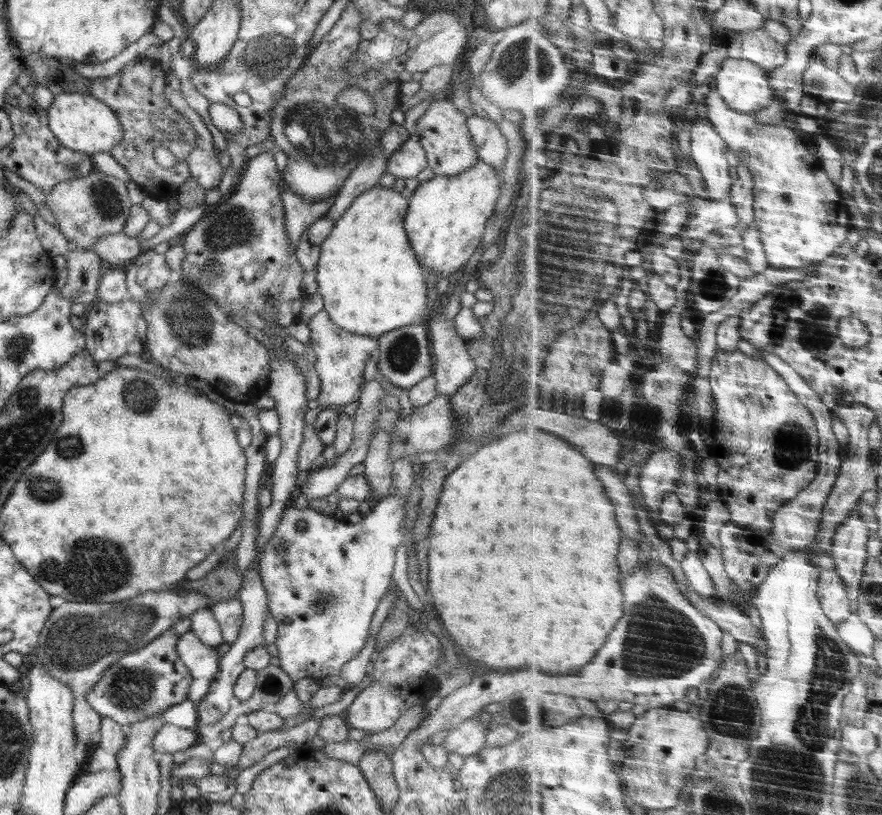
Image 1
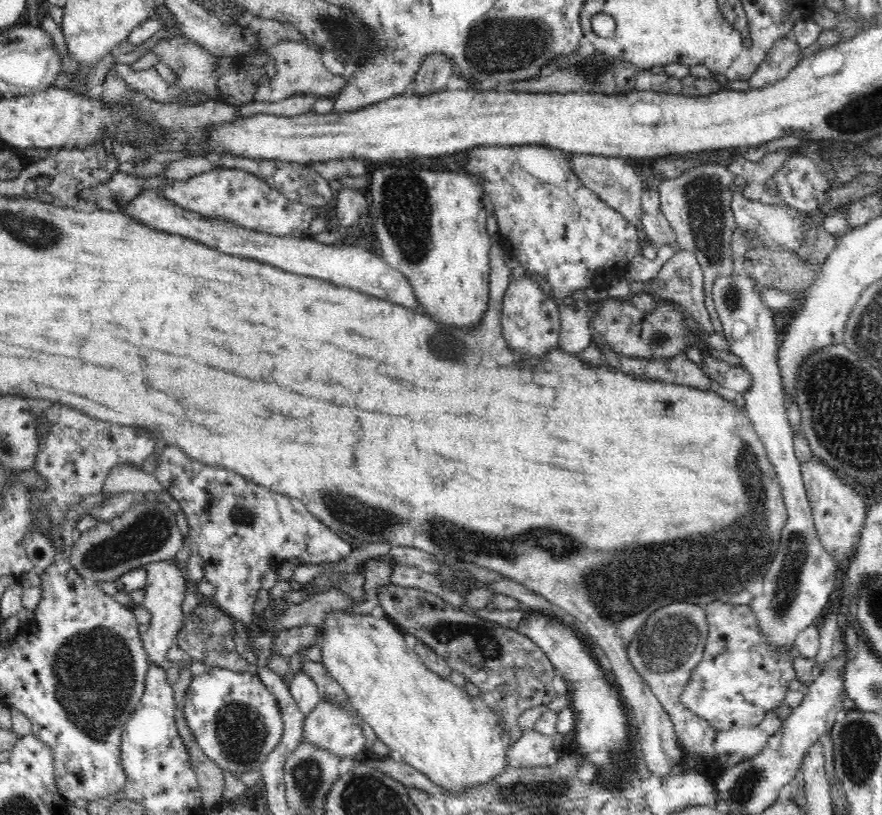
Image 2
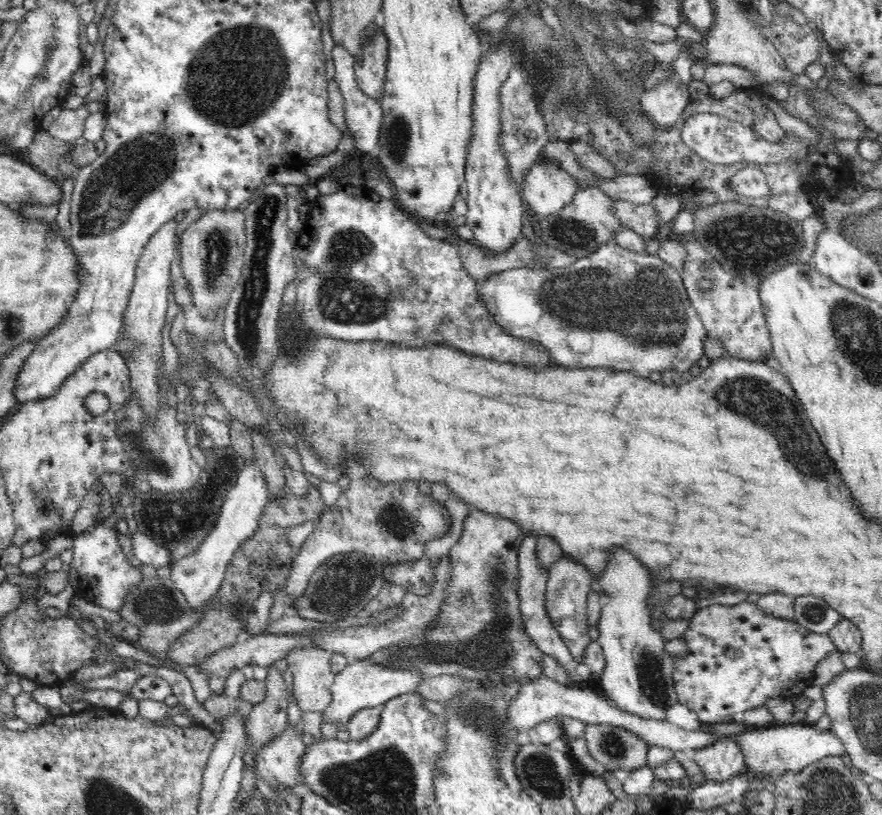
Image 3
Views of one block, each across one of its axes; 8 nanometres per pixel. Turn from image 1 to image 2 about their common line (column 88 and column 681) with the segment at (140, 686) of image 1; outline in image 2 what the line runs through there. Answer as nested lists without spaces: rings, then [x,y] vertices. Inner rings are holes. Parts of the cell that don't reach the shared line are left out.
[[[730,602],[708,603],[705,610],[708,617],[709,633],[706,637],[706,646],[700,664],[691,670],[690,680],[680,693],[679,701],[695,716],[708,721],[712,729],[718,732],[732,728],[759,726],[760,722],[769,714],[770,710],[778,708],[785,702],[788,684],[796,679],[794,660],[800,657],[800,652],[794,647],[788,656],[781,656],[775,650],[759,628],[758,618],[753,614],[750,603],[744,605]]]

